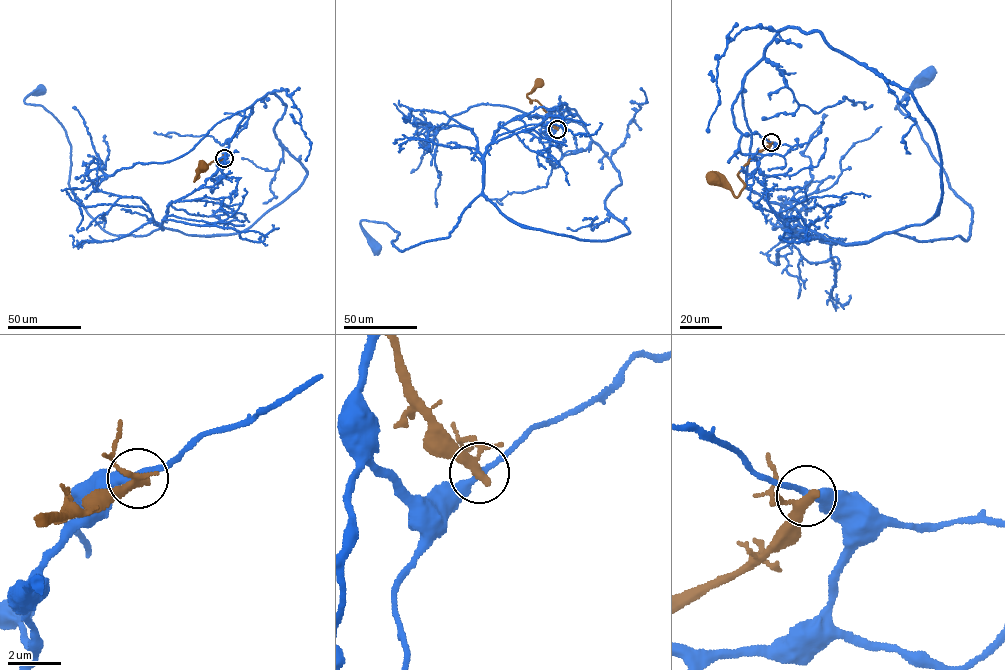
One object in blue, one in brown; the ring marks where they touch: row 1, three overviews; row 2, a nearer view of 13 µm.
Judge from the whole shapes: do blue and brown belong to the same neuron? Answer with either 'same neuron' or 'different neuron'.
different neuron

